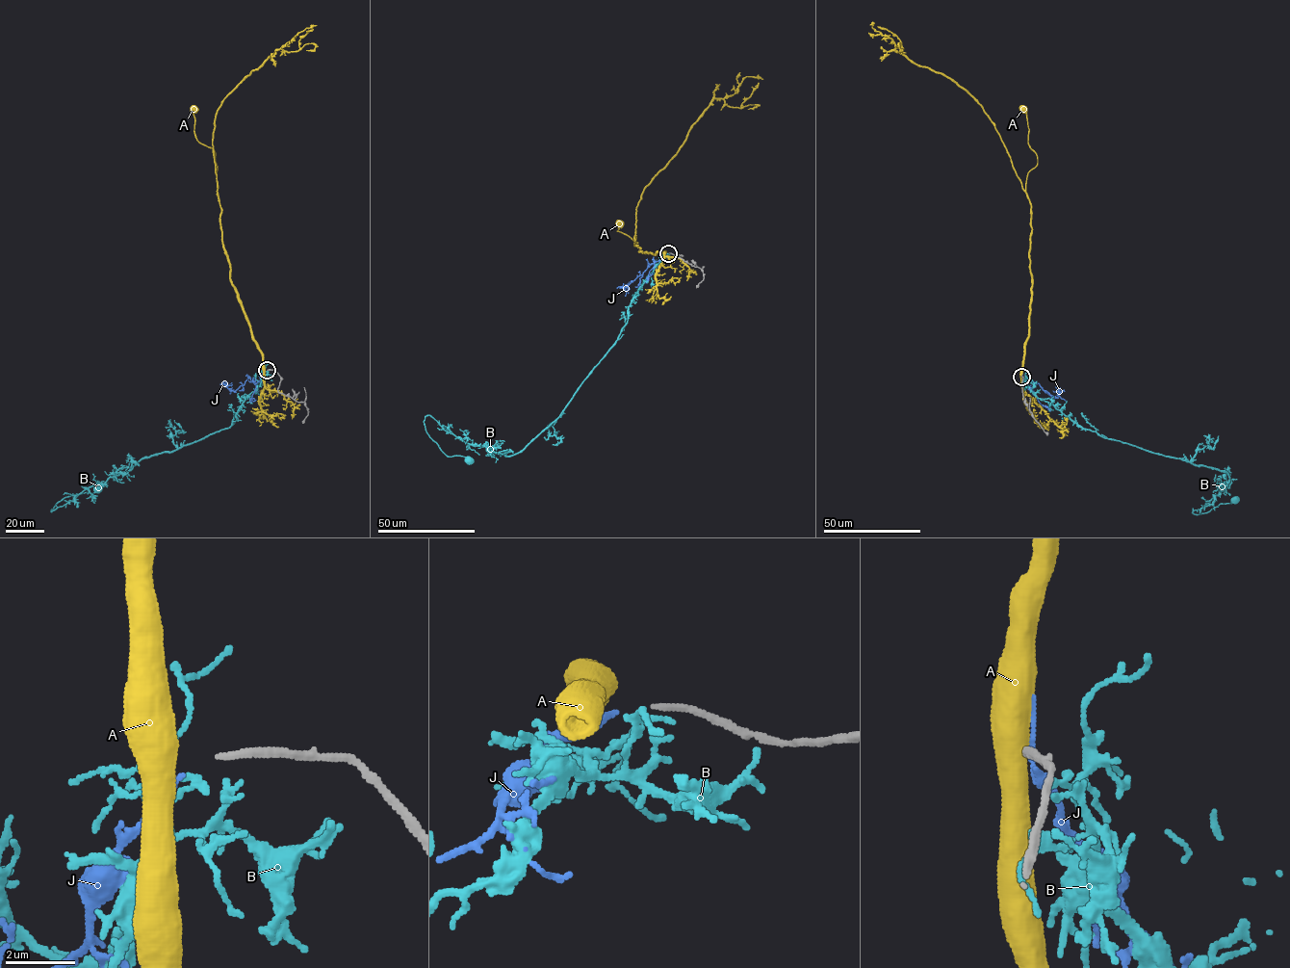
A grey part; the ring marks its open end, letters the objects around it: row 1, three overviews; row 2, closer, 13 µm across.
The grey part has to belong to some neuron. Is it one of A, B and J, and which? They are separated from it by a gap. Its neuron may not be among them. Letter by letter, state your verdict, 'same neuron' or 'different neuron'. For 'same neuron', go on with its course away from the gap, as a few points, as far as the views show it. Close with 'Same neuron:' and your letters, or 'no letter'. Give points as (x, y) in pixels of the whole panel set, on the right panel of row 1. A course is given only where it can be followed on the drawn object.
A: different neuron
B: different neuron
J: different neuron
Same neuron: no letter

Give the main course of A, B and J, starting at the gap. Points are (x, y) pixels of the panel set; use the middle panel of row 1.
A: (666, 252), (639, 250), (634, 245), (635, 235), (634, 244), (628, 235), (617, 231), (619, 223)
B: (667, 254), (632, 299), (614, 345), (523, 450), (505, 457), (466, 443), (425, 417), (439, 448), (468, 459)
J: (666, 253), (627, 287), (616, 288)

